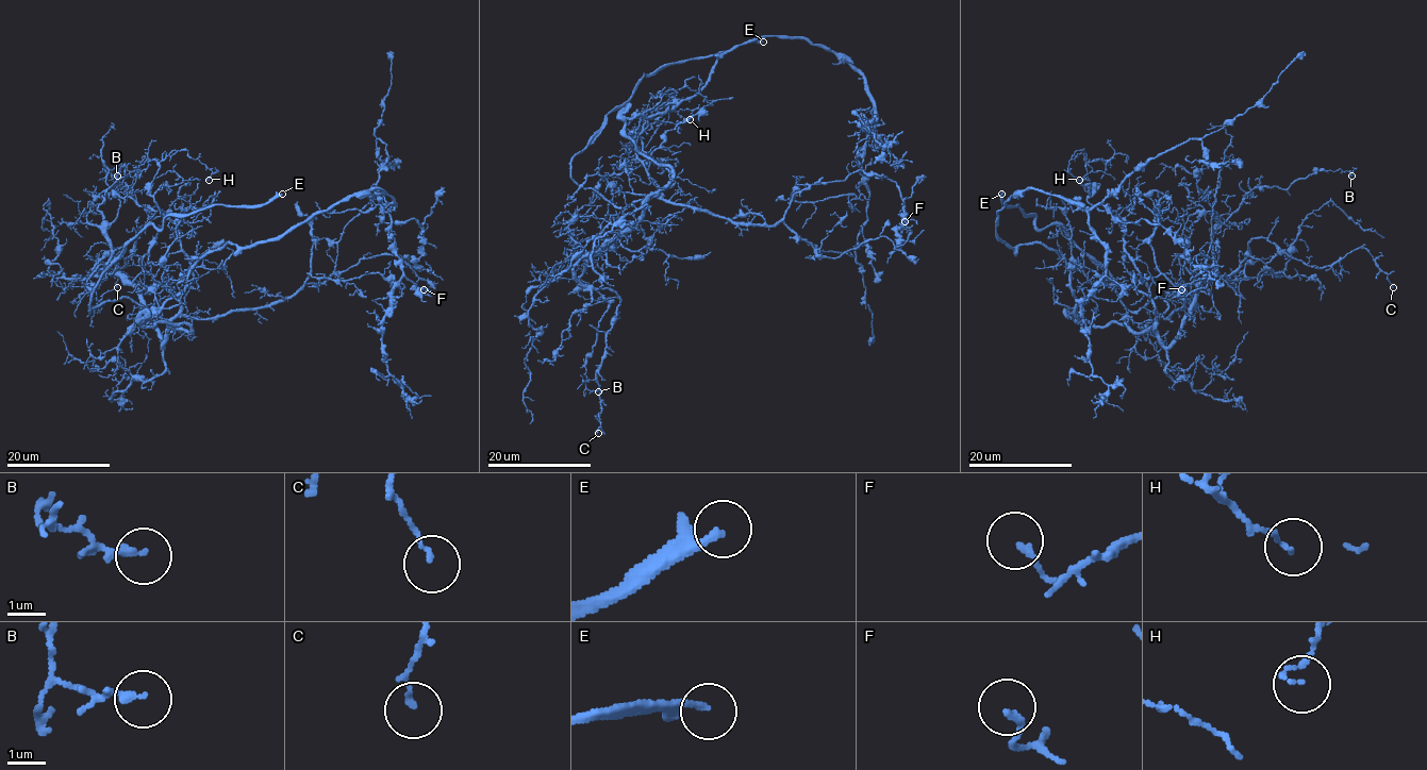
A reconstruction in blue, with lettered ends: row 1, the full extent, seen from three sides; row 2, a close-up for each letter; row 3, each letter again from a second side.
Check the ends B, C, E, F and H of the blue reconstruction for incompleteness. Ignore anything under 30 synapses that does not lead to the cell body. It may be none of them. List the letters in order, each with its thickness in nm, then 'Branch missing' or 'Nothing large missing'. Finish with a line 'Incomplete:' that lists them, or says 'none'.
B: Thickness 220 nm. Nothing large missing
C: Thickness 110 nm. Nothing large missing
E: Thickness 220 nm. Branch missing
F: Thickness 160 nm. Nothing large missing
H: Thickness 90 nm. Nothing large missing
Incomplete: E

